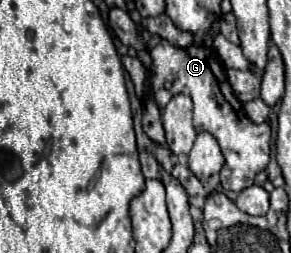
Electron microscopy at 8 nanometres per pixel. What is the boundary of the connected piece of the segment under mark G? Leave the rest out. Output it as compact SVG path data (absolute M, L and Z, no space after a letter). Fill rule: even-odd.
M162 39L152 51L152 95L158 101L158 107L164 109L166 103L178 95L186 93L194 101L194 129L206 131L216 137L226 159L220 171L220 183L224 189L242 191L254 183L254 177L266 169L270 161L270 125L252 123L244 111L244 105L232 93L230 83L226 81L226 71L214 47L206 45L188 45L174 47ZM164 81L172 81L172 89L164 89Z

